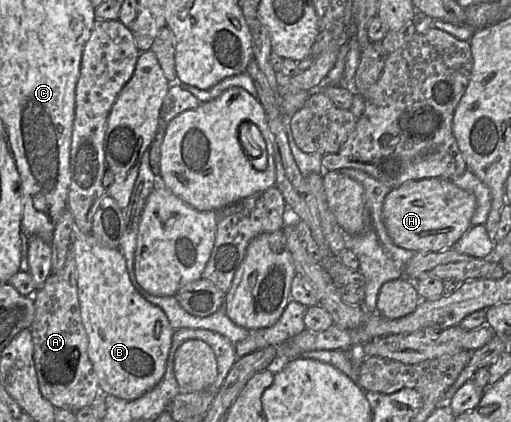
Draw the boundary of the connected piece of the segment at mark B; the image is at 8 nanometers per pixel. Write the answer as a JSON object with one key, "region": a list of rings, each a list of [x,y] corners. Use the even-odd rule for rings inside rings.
{"region":[[[75,230],[72,250],[80,316],[88,338],[87,353],[100,391],[126,400],[136,399],[151,390],[163,377],[174,329],[164,311],[136,291],[129,278],[125,257],[118,248],[108,247],[92,234],[77,234]]]}

